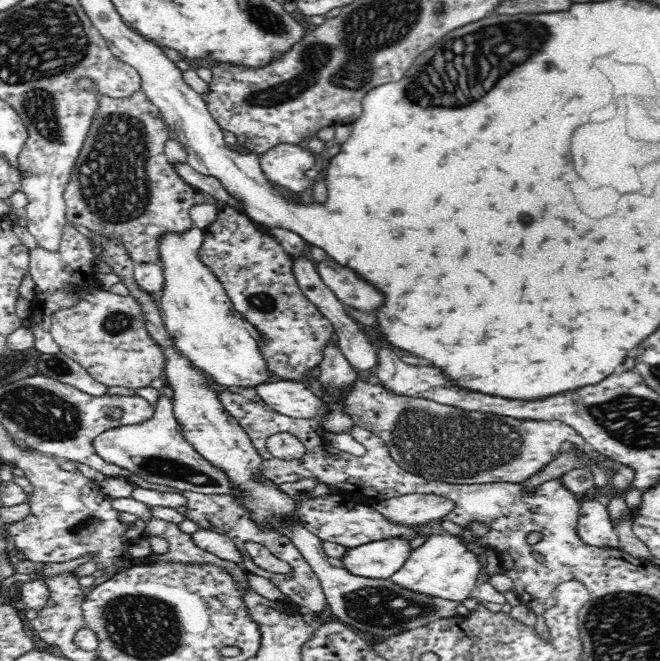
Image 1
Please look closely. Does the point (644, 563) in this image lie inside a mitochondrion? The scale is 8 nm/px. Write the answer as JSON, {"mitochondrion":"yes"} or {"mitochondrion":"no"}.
{"mitochondrion":"no"}

